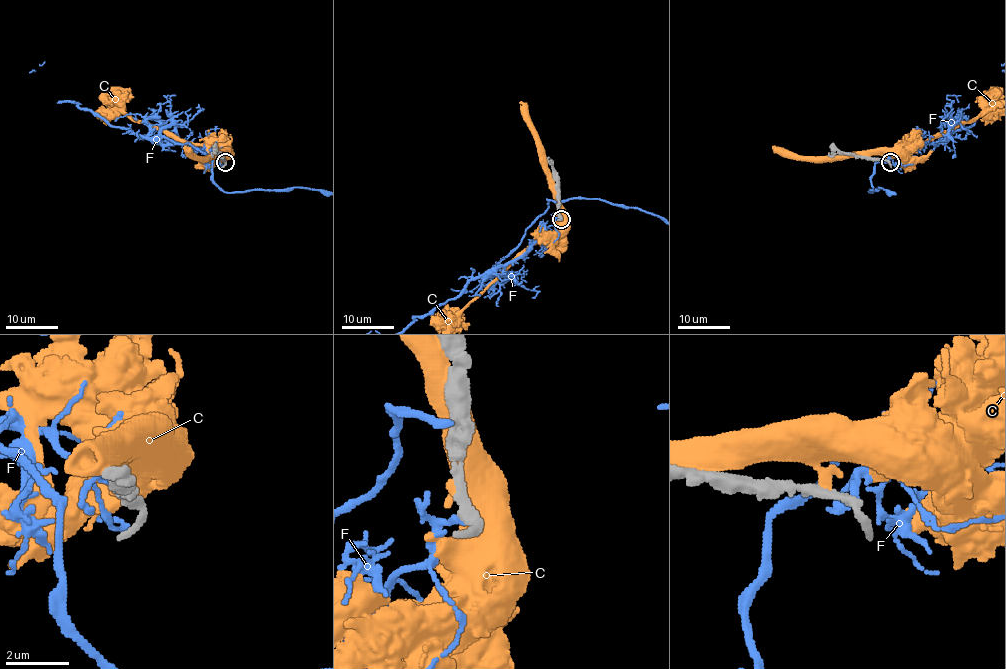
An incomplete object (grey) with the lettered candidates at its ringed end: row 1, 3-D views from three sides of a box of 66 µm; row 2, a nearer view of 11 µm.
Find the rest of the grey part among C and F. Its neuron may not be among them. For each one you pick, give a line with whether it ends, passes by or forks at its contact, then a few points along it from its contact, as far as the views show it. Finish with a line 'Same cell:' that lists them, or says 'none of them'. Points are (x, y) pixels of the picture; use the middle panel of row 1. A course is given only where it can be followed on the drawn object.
Same cell: none of them

